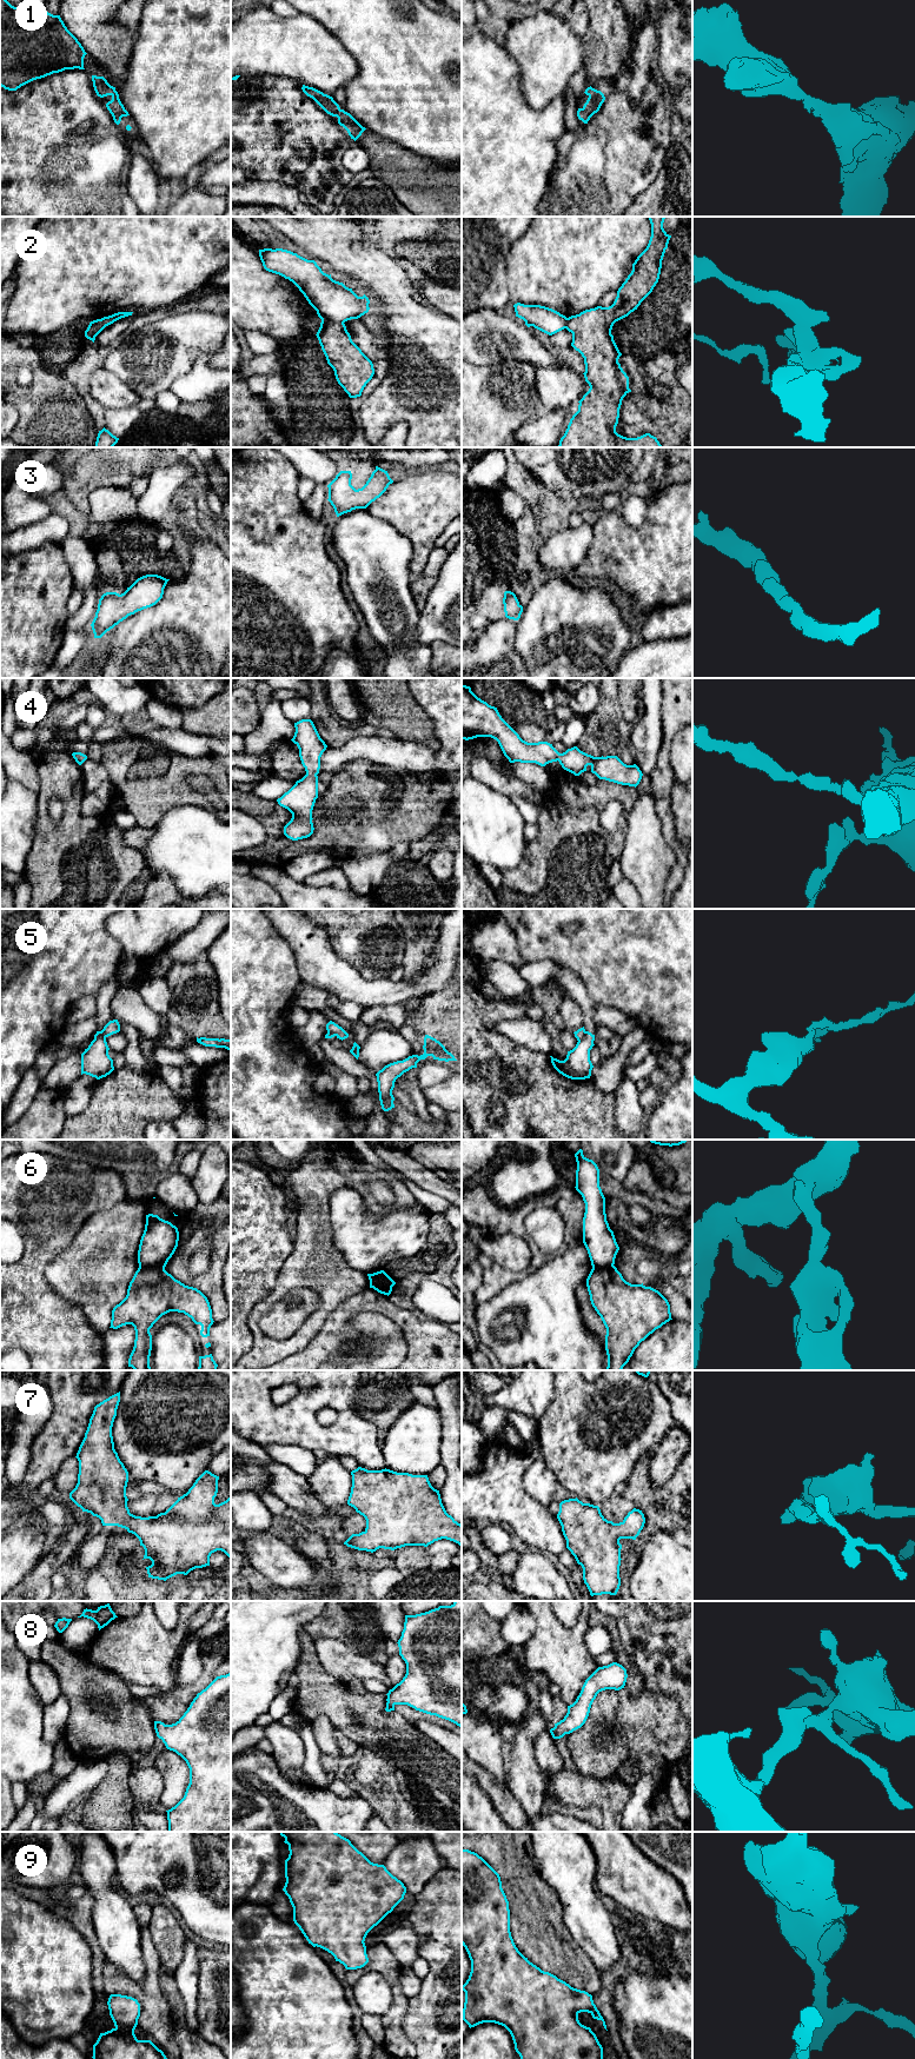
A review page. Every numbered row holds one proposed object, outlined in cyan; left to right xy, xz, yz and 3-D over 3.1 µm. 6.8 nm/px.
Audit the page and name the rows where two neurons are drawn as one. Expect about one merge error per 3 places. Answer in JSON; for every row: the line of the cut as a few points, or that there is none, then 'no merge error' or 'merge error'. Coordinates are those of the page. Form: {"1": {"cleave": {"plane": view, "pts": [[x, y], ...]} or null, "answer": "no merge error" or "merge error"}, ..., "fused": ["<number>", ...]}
{"1": {"cleave": null, "answer": "no merge error"}, "2": {"cleave": {"plane": "xz", "pts": [[322, 319], [343, 324]]}, "answer": "merge error"}, "3": {"cleave": null, "answer": "no merge error"}, "4": {"cleave": null, "answer": "no merge error"}, "5": {"cleave": {"plane": "yz", "pts": [[587, 1031], [578, 1041]]}, "answer": "merge error"}, "6": {"cleave": {"plane": "xz", "pts": [[373, 1273], [373, 1281], [389, 1282], [392, 1286]]}, "answer": "merge error"}, "7": {"cleave": null, "answer": "no merge error"}, "8": {"cleave": null, "answer": "no merge error"}, "9": {"cleave": null, "answer": "no merge error"}, "fused": ["2", "5", "6"]}

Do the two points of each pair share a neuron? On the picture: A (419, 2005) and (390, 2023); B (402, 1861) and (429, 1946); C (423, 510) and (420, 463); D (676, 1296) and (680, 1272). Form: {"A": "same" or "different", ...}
{"A": "different", "B": "different", "C": "different", "D": "different"}

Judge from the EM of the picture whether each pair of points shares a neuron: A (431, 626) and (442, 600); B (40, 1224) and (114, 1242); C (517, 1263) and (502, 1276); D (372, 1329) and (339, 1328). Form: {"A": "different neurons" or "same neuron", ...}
{"A": "same neuron", "B": "different neurons", "C": "different neurons", "D": "different neurons"}

